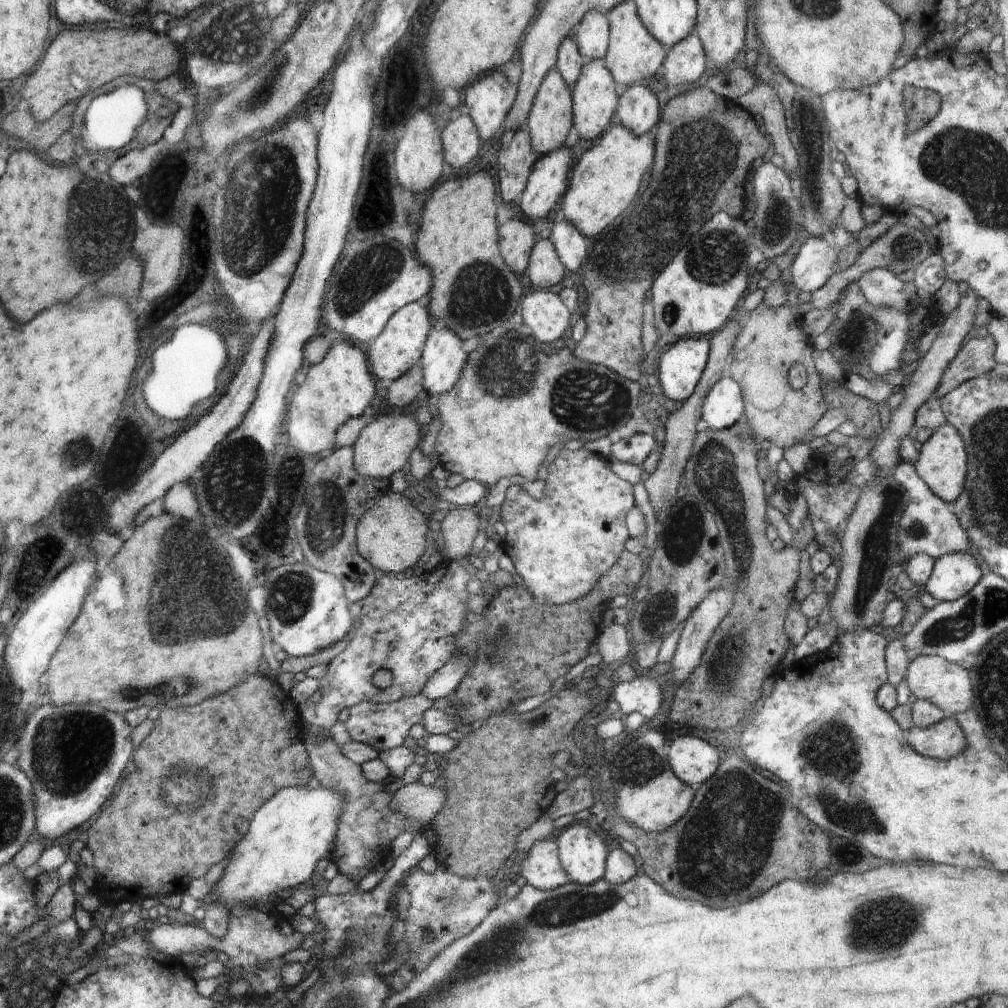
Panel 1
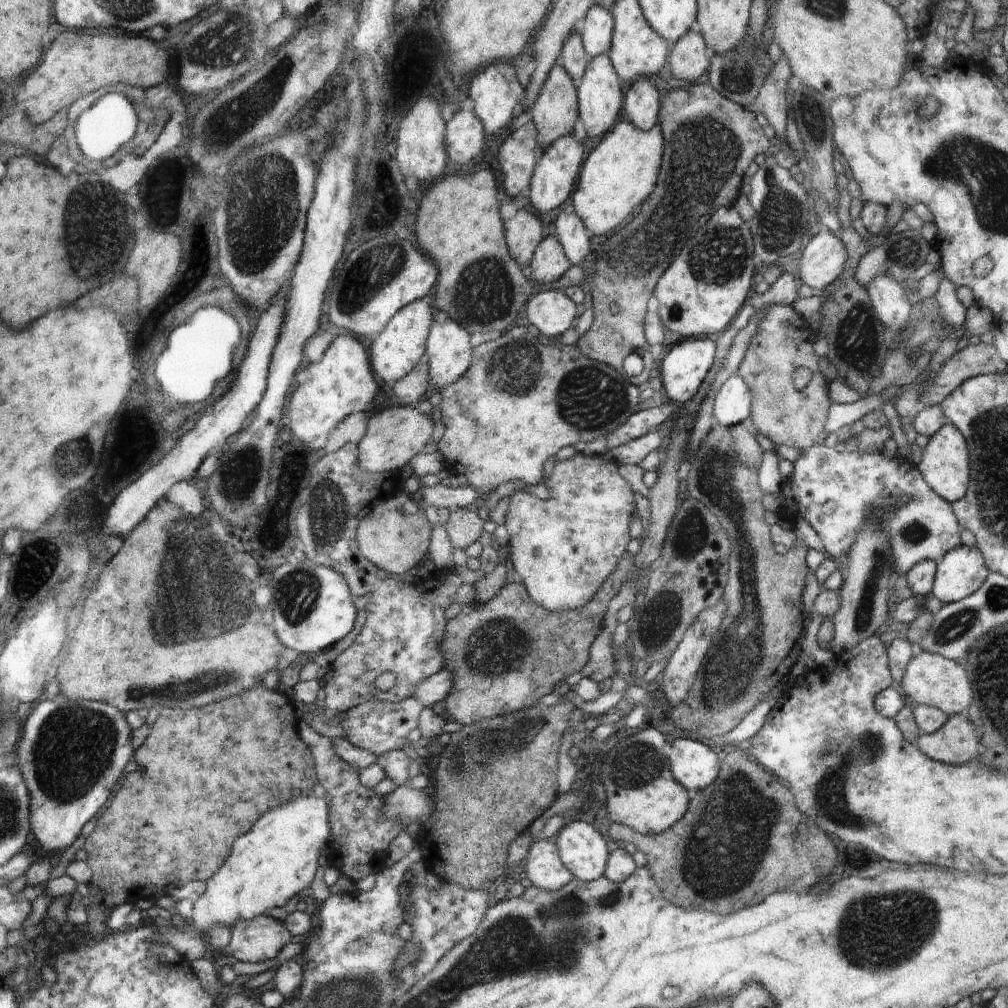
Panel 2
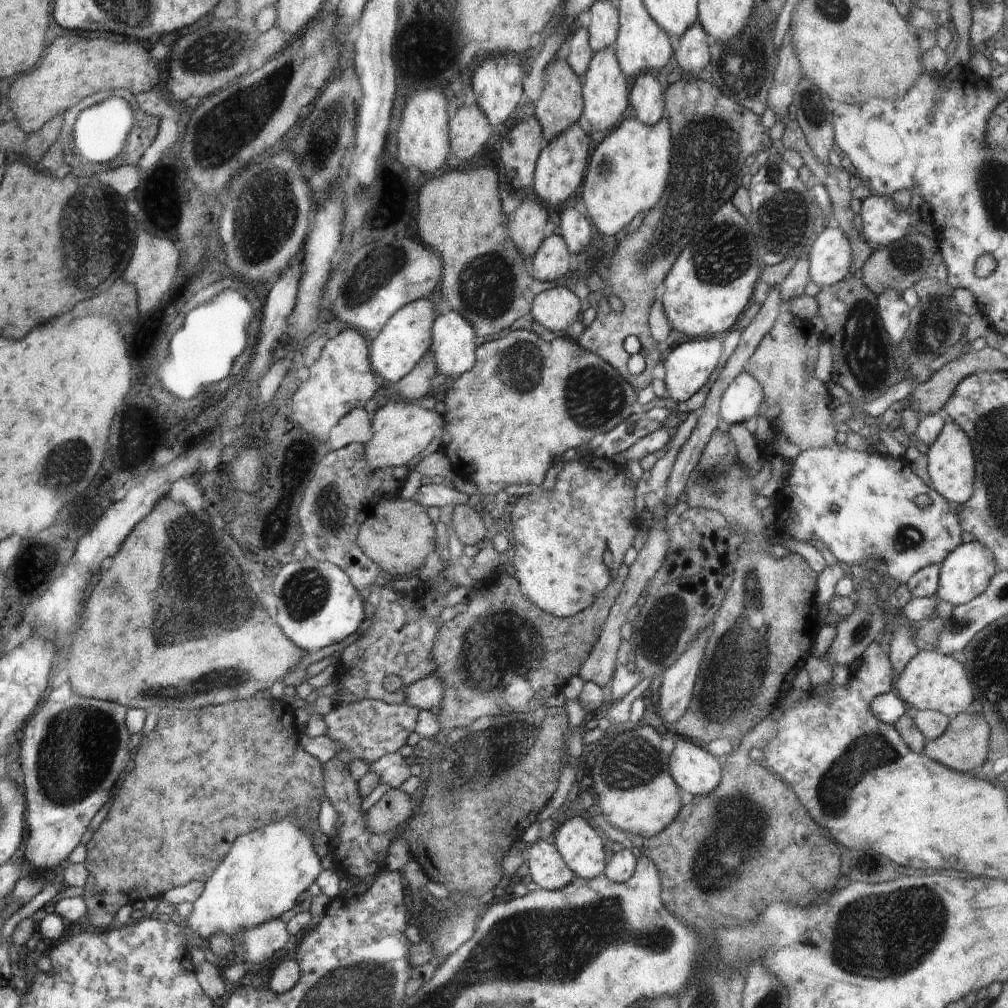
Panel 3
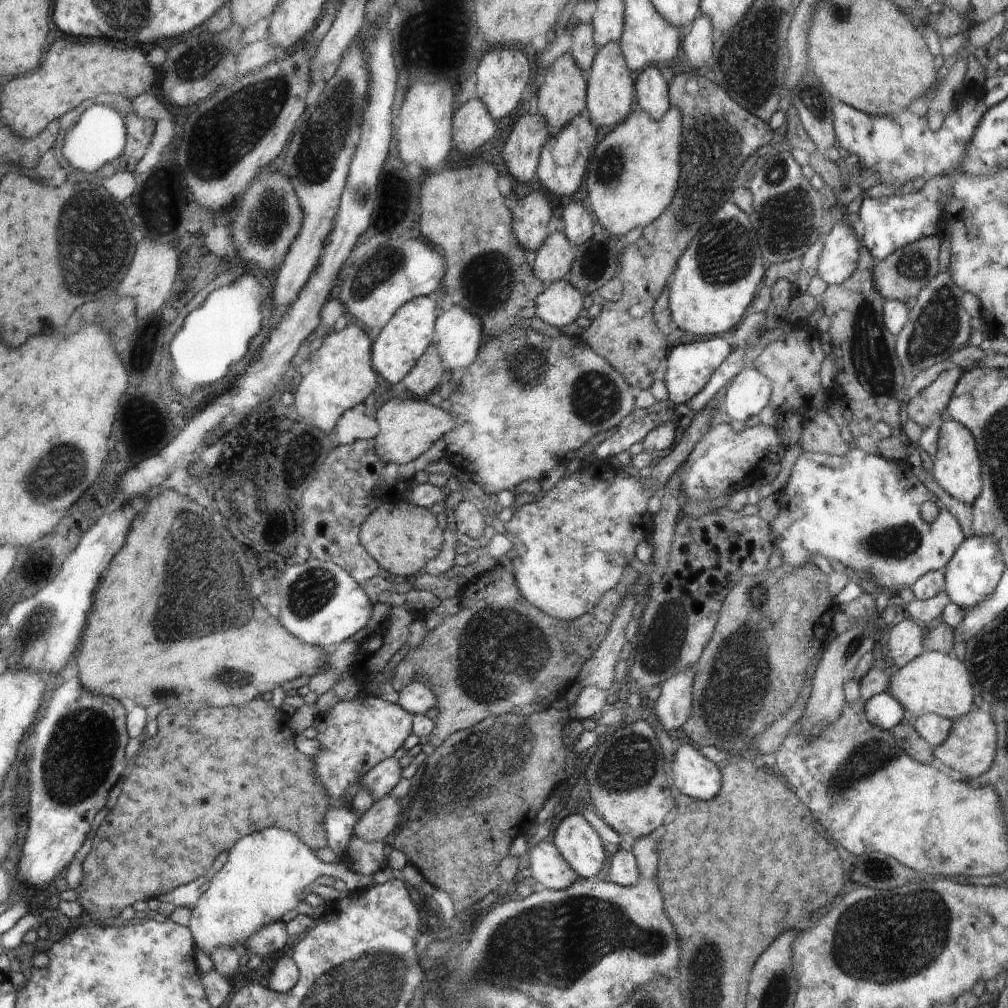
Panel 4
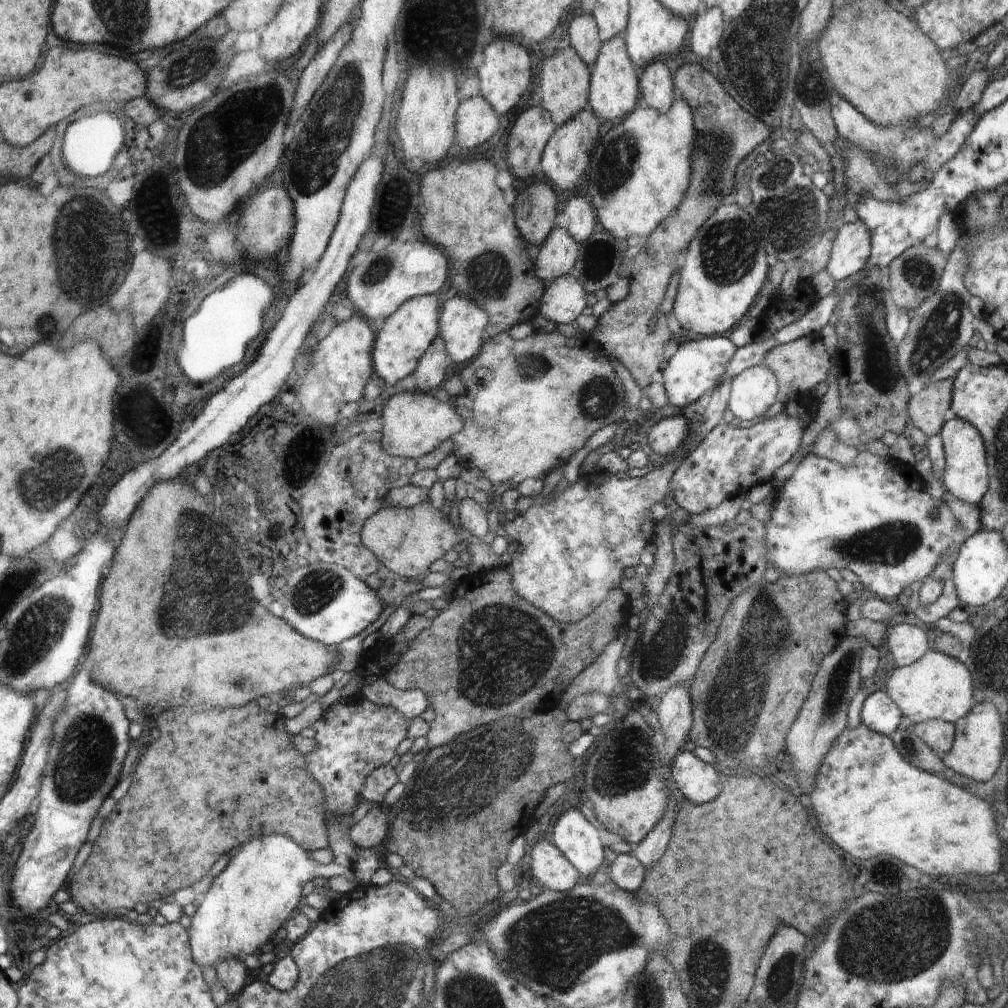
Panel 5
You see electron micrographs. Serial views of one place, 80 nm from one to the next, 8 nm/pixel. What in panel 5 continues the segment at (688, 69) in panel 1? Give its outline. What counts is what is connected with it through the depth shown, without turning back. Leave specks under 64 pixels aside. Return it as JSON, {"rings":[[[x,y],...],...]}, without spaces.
{"rings":[[[712,7],[704,13],[697,15],[692,26],[692,38],[690,38],[690,48],[702,56],[708,58],[710,52],[718,46],[722,38],[722,30],[726,24],[720,9]]]}

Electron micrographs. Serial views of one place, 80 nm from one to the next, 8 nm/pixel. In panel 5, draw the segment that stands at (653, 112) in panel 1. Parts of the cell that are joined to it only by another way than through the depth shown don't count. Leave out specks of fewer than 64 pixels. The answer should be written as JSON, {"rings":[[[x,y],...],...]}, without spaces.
{"rings":[[[666,61],[653,62],[643,68],[640,77],[640,86],[643,89],[644,105],[659,110],[662,114],[667,113],[672,106],[672,76]]]}

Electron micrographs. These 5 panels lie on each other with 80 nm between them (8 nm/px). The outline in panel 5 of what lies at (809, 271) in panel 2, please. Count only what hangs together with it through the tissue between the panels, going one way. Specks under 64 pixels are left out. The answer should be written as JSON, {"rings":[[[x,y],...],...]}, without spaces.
{"rings":[[[864,222],[845,223],[838,229],[826,268],[837,280],[860,273],[871,253],[871,234]]]}

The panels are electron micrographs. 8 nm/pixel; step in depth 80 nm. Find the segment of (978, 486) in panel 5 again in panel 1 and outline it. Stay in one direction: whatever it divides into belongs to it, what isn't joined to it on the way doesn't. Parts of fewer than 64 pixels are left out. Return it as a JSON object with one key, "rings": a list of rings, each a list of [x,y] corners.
{"rings":[[[946,422],[942,426],[939,426],[923,444],[915,462],[915,469],[918,476],[922,478],[936,496],[939,496],[949,504],[953,504],[954,500],[964,490],[967,464],[963,438],[950,423]]]}

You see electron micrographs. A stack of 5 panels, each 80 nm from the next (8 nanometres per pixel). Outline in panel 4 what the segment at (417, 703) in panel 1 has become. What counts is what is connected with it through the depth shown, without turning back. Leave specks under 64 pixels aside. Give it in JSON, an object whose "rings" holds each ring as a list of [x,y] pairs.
{"rings":[[[359,694],[351,700],[338,703],[325,713],[315,716],[311,724],[318,731],[317,739],[321,744],[320,752],[315,756],[316,772],[332,795],[333,805],[342,807],[351,801],[351,794],[360,786],[360,780],[369,771],[375,768],[380,761],[393,756],[398,748],[402,747],[411,733],[413,715],[405,711],[398,703],[388,702],[380,697]]]}

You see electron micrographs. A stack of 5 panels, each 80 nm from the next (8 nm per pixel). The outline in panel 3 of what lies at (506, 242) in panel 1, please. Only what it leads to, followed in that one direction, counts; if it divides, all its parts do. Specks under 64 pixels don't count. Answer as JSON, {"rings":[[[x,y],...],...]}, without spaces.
{"rings":[[[531,197],[525,198],[518,210],[508,214],[508,218],[512,218],[511,241],[524,256],[534,257],[544,242],[544,226],[548,224],[548,214],[538,201],[534,202]]]}

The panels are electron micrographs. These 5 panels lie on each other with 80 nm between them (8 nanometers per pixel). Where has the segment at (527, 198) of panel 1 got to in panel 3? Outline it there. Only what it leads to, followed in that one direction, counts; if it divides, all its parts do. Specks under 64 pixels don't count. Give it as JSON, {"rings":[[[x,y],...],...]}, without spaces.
{"rings":[[[572,125],[566,132],[548,141],[543,152],[540,153],[539,165],[536,166],[533,188],[538,198],[551,206],[556,206],[566,198],[570,198],[580,186],[582,178],[585,178],[584,170],[587,170],[586,164],[589,164],[588,150],[590,150],[590,138],[578,125]]]}

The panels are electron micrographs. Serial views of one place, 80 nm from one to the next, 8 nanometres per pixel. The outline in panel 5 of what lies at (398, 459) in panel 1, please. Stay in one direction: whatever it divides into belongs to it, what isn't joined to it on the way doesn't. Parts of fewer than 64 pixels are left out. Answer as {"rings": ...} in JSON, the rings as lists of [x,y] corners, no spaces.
{"rings":[[[405,391],[394,394],[386,400],[386,405],[379,408],[382,420],[383,447],[387,453],[399,457],[418,460],[432,452],[443,440],[459,433],[464,417],[457,408],[446,401],[441,401],[422,391]]]}

